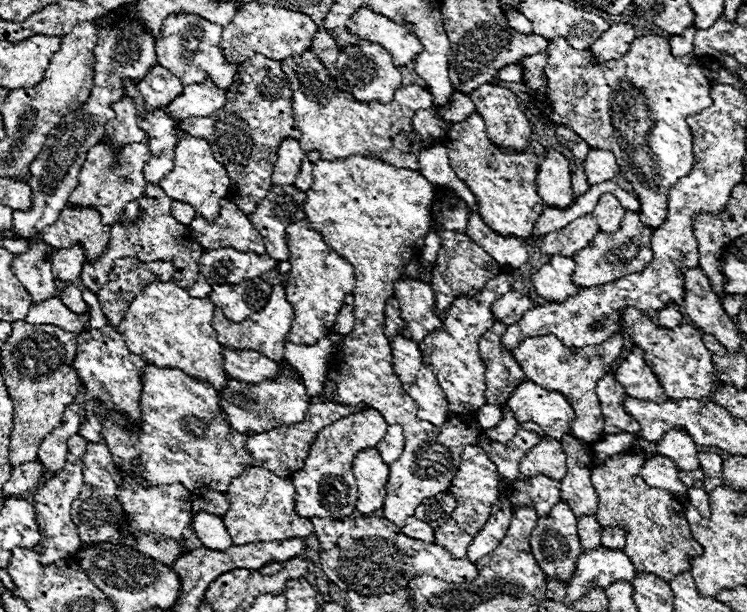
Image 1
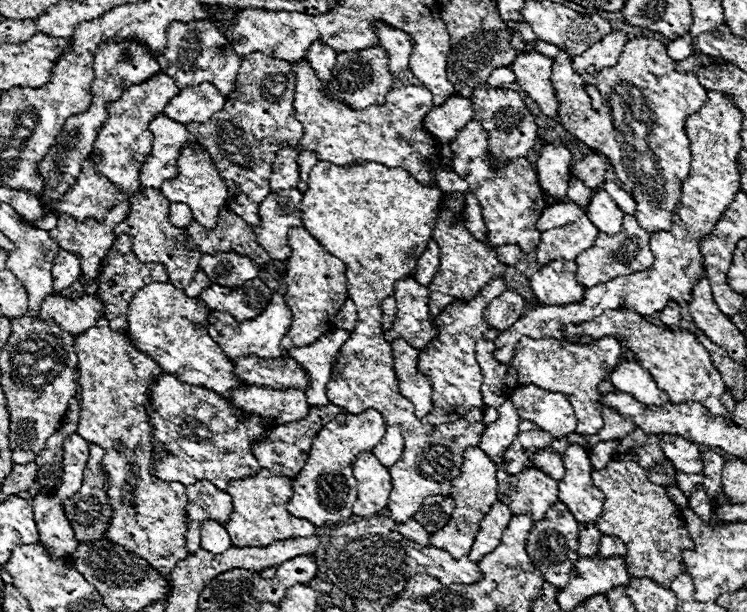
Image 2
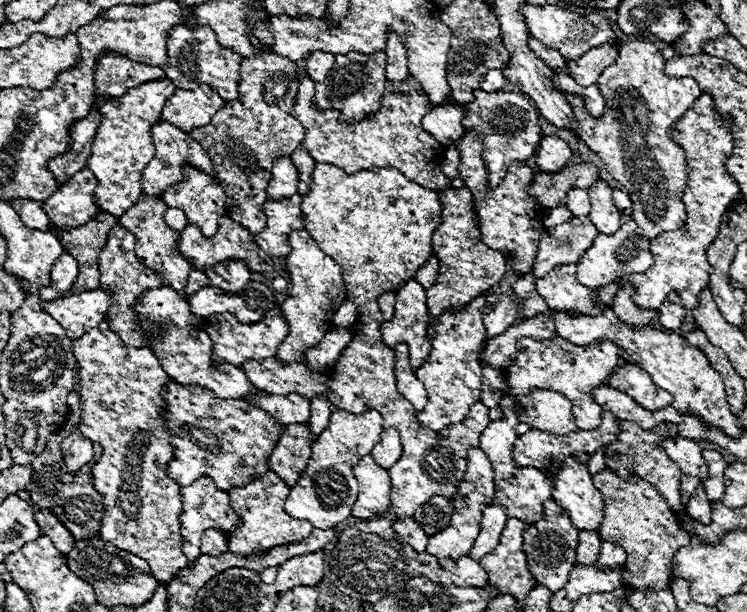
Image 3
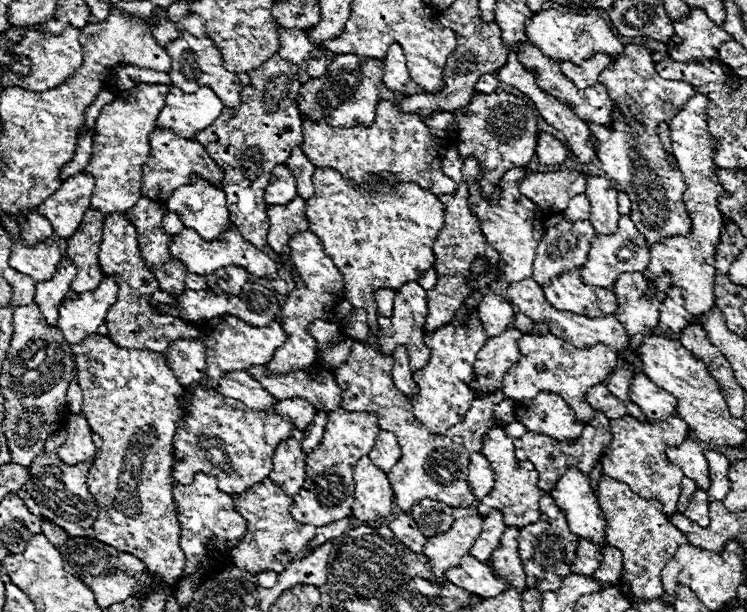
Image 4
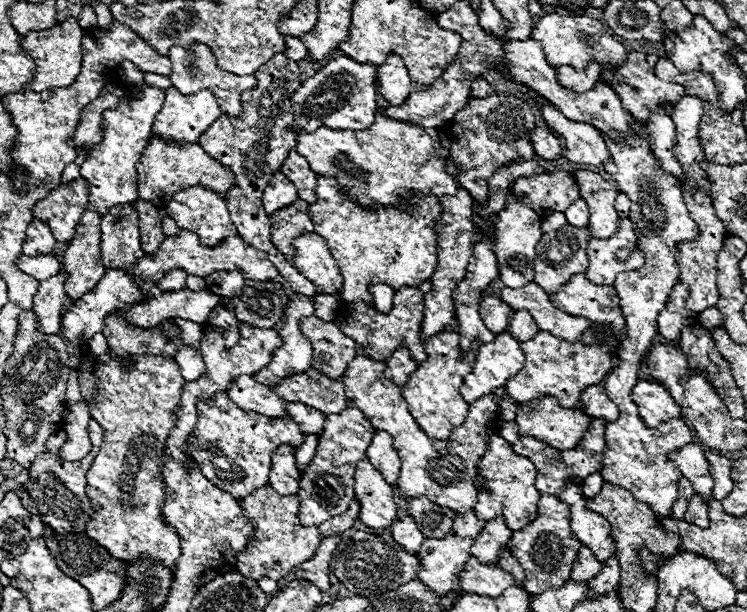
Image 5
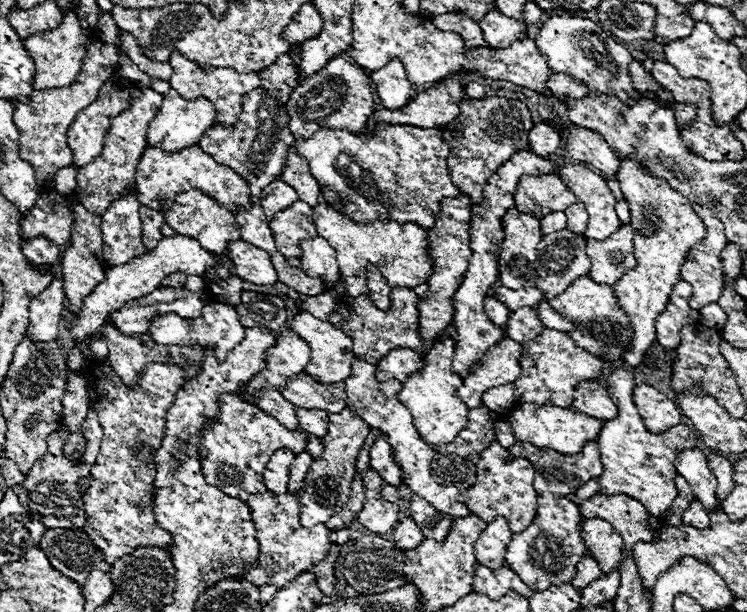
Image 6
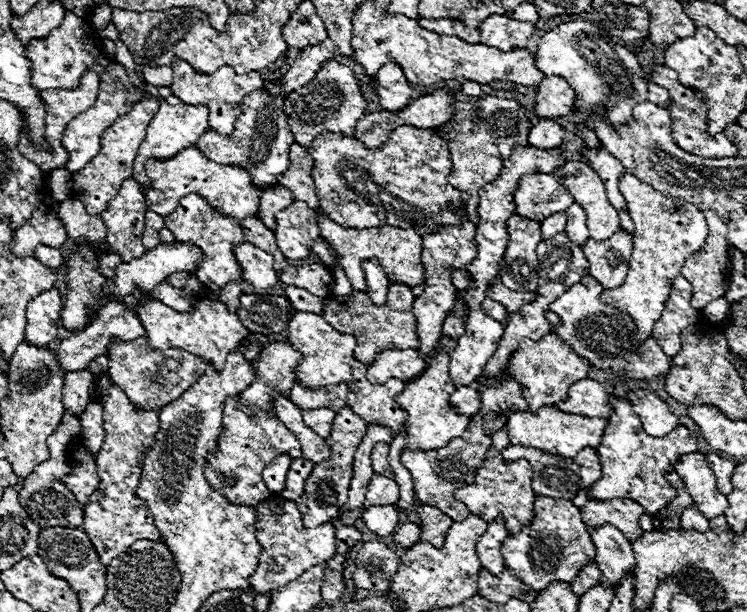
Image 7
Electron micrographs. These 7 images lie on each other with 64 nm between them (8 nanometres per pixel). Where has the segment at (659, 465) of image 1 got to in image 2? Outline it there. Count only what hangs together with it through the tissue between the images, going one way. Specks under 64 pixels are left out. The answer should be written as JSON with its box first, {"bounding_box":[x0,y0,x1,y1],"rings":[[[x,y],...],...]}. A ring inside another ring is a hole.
{"bounding_box":[646,460,678,486],"rings":[[[664,460],[664,462],[658,462],[654,468],[650,468],[646,472],[648,480],[652,484],[658,484],[658,486],[678,486],[678,480],[676,480],[676,468],[672,466],[672,462]]]}

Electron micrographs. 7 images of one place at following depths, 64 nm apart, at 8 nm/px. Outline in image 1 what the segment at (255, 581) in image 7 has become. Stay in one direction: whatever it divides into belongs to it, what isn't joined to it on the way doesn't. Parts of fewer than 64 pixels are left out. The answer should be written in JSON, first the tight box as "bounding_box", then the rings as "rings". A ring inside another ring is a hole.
{"bounding_box":[224,466,312,544],"rings":[[[250,466],[244,474],[232,478],[228,490],[230,508],[224,514],[224,524],[232,536],[234,544],[250,542],[272,542],[286,538],[308,538],[312,536],[312,524],[306,518],[300,518],[294,508],[294,486],[288,476],[276,476],[266,468]]]}

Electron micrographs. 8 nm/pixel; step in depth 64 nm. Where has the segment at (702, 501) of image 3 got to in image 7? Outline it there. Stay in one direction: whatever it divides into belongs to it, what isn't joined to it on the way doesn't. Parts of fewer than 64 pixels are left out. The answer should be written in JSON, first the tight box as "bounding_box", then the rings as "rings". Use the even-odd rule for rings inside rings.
{"bounding_box":[680,504,708,530],"rings":[[[696,504],[688,506],[684,512],[682,512],[682,518],[680,518],[680,526],[684,530],[708,530],[708,518],[704,518],[700,514],[700,510],[696,508]]]}

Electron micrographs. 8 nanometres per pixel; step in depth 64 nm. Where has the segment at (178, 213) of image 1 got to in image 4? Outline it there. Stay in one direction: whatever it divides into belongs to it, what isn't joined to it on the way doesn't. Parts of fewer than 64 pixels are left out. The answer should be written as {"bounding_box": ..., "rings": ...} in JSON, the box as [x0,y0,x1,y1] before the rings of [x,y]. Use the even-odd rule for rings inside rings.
{"bounding_box":[162,210,184,234],"rings":[[[166,210],[162,226],[168,234],[180,234],[180,230],[184,230],[184,222],[180,222],[180,216],[172,214],[172,210]]]}

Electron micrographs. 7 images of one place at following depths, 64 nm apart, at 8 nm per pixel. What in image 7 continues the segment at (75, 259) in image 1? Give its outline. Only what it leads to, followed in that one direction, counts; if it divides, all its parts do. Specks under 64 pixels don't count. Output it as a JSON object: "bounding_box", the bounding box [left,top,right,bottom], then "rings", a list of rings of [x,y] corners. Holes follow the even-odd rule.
{"bounding_box":[24,286,62,346],"rings":[[[54,286],[52,290],[32,298],[26,306],[26,330],[24,340],[32,346],[46,346],[58,336],[60,328],[60,312],[62,312],[62,296]]]}

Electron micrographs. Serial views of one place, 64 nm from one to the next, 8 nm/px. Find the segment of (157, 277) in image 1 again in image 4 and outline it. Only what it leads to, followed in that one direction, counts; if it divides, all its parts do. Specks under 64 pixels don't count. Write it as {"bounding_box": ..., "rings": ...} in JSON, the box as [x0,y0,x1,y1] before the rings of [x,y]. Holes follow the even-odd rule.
{"bounding_box":[98,212,198,352],"rings":[[[118,212],[108,214],[102,230],[104,230],[104,234],[102,234],[104,242],[100,244],[100,252],[98,252],[102,274],[104,274],[104,278],[114,276],[120,286],[118,298],[106,314],[108,336],[116,342],[116,346],[164,352],[170,346],[170,342],[180,336],[188,336],[188,338],[198,336],[198,328],[194,328],[182,320],[178,322],[178,318],[172,318],[172,316],[154,314],[152,308],[148,306],[148,296],[154,290],[158,290],[158,280],[144,266],[144,262],[140,258],[138,234],[136,234],[136,228],[130,222],[126,222],[126,214],[118,214]]]}

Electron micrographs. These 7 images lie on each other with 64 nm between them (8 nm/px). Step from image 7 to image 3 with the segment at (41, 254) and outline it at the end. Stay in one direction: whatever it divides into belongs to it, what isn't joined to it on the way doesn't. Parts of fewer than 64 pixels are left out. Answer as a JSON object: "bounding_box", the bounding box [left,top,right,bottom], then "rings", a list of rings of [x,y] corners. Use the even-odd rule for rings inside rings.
{"bounding_box":[10,198,50,230],"rings":[[[18,198],[18,200],[12,200],[10,204],[20,214],[20,220],[24,222],[24,226],[36,228],[36,230],[48,230],[50,218],[44,214],[42,202],[32,202],[28,198]]]}

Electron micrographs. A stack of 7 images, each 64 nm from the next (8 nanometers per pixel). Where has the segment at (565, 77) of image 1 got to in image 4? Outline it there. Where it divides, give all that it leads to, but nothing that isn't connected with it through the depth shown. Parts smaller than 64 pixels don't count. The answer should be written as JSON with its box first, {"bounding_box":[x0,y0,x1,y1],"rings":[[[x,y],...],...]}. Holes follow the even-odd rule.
{"bounding_box":[588,44,696,246],"rings":[[[626,44],[624,54],[602,70],[598,82],[606,86],[610,100],[616,104],[612,110],[614,122],[612,126],[588,122],[588,128],[596,154],[602,162],[602,170],[610,180],[618,182],[632,200],[632,222],[644,234],[648,246],[670,234],[688,234],[692,224],[682,202],[682,194],[686,192],[684,174],[678,168],[676,158],[674,164],[670,164],[658,136],[658,124],[670,122],[688,98],[696,96],[696,88],[688,82],[660,78],[656,72],[656,62],[652,62],[652,52],[638,44]]]}

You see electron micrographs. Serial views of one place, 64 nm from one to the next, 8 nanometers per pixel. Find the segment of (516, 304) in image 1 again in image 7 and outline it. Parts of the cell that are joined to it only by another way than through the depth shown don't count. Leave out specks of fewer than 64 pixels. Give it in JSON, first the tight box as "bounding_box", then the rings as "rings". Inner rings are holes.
{"bounding_box":[482,298,508,322],"rings":[[[486,298],[486,300],[482,302],[482,310],[484,310],[484,314],[488,314],[490,318],[496,318],[496,322],[504,322],[504,320],[508,318],[508,310],[506,310],[500,302],[490,300],[490,298]]]}

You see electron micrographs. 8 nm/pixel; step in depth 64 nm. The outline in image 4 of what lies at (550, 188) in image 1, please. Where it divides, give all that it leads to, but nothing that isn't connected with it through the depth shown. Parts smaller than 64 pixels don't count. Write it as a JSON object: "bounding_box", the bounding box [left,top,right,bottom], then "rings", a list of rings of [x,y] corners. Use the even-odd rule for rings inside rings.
{"bounding_box":[536,132,570,166],"rings":[[[540,132],[538,146],[536,146],[536,156],[538,156],[540,164],[544,164],[544,166],[562,164],[568,158],[568,154],[570,154],[570,150],[568,150],[568,146],[564,142],[554,138],[552,134]]]}

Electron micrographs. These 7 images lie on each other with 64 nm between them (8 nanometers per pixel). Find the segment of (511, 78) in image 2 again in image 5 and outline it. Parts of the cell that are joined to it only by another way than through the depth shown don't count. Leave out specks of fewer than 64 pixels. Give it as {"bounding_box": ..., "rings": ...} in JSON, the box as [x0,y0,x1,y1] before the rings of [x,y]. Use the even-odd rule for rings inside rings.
{"bounding_box":[472,78,492,98],"rings":[[[480,78],[480,80],[474,80],[472,82],[472,96],[476,96],[476,98],[486,98],[490,92],[492,92],[492,86],[490,86],[490,82],[488,80],[484,80],[484,78]]]}

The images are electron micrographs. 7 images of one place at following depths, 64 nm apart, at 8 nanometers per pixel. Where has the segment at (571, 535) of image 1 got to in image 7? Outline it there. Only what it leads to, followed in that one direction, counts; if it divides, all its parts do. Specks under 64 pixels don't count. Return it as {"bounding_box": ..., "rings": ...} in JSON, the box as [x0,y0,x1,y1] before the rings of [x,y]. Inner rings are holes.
{"bounding_box":[502,498,594,592],"rings":[[[536,498],[534,518],[520,532],[504,540],[502,556],[506,566],[520,578],[526,586],[540,592],[552,582],[572,582],[580,568],[594,562],[594,546],[588,536],[586,524],[582,522],[580,510],[564,498]]]}

